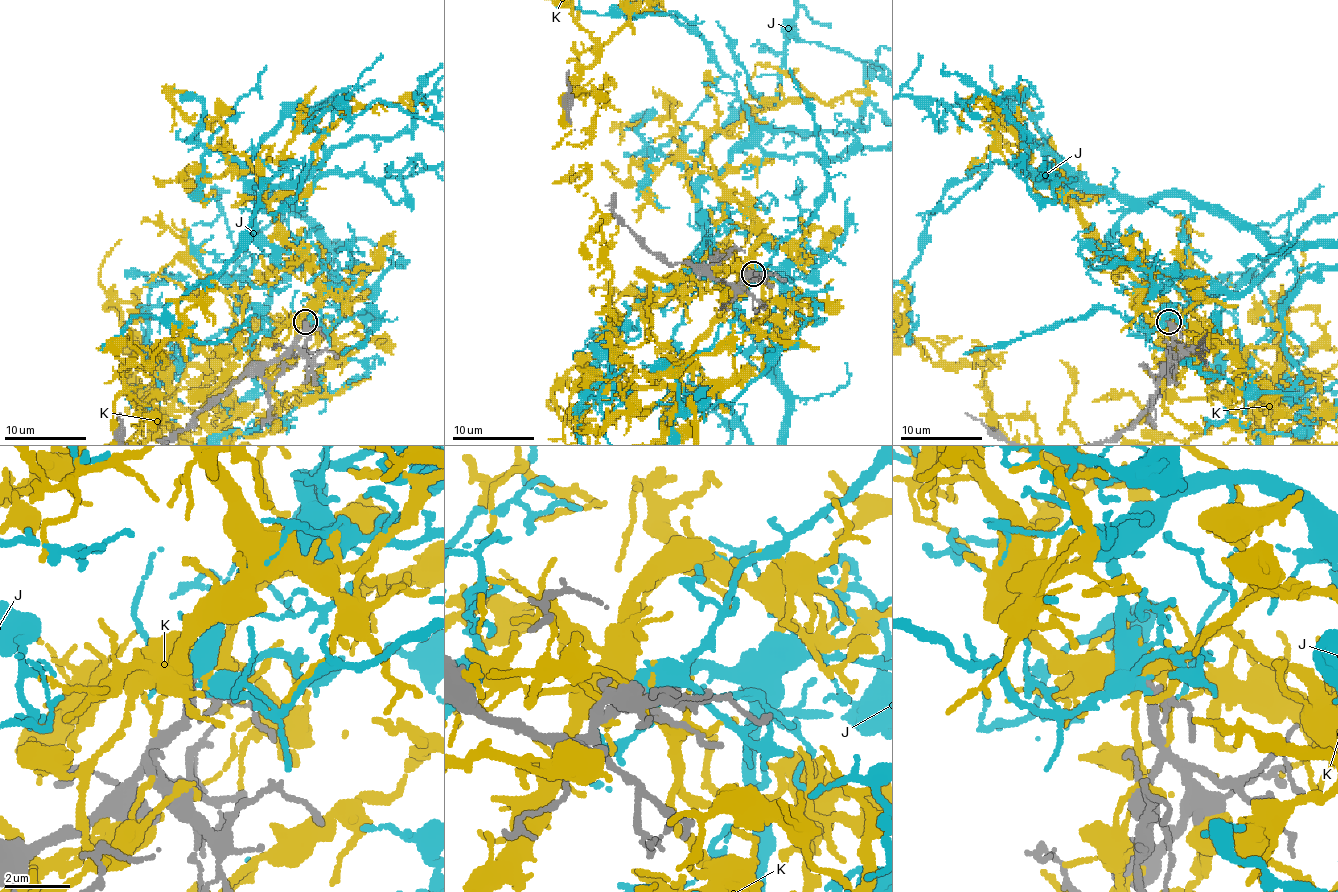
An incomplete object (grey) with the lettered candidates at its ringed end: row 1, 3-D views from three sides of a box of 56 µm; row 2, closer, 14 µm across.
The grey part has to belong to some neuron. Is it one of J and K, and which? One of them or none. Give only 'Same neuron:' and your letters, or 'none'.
Same neuron: J

